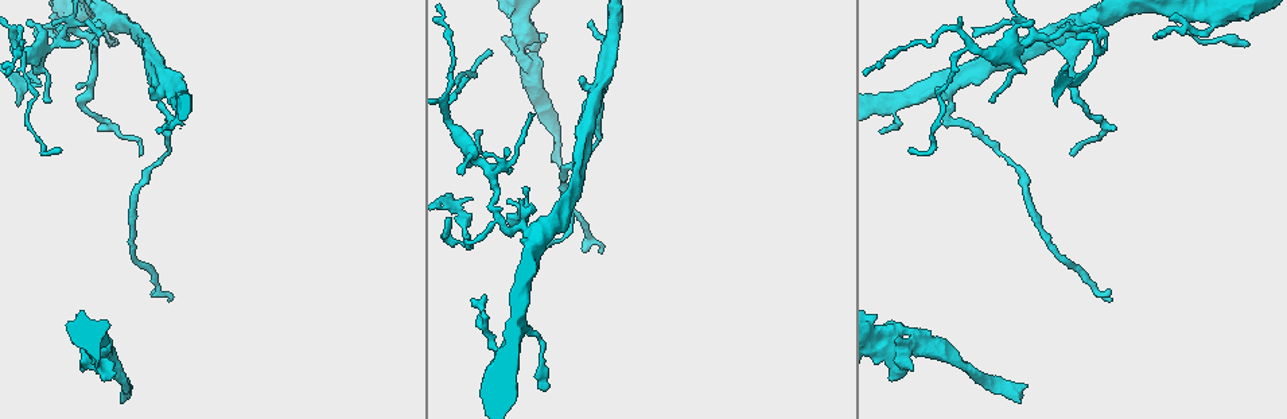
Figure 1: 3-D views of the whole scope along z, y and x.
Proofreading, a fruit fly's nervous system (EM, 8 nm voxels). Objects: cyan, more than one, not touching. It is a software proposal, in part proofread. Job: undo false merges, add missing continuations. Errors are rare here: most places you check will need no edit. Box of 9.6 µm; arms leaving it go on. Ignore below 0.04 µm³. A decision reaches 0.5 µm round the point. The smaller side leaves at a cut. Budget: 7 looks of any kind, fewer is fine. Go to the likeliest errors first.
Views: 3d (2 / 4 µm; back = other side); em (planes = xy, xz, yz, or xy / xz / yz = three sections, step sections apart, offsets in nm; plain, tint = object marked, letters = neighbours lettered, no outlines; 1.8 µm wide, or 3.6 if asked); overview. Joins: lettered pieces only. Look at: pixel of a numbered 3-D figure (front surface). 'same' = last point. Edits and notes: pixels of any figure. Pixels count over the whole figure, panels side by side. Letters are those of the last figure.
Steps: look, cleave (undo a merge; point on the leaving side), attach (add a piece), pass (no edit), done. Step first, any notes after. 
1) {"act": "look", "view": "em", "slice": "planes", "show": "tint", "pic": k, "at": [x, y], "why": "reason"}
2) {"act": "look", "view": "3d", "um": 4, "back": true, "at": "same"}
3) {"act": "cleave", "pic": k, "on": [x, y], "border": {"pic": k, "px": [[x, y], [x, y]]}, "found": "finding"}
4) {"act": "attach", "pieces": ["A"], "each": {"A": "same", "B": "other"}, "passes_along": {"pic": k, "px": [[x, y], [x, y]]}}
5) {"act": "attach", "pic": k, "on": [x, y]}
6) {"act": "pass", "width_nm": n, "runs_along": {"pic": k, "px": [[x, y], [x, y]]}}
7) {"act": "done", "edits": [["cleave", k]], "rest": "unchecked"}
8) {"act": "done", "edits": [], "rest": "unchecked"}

{"act": "look", "view": "em", "slice": "xy", "step": 16, "show": "letters", "pic": 1, "at": [557, 165], "why": "end of a long branch"}

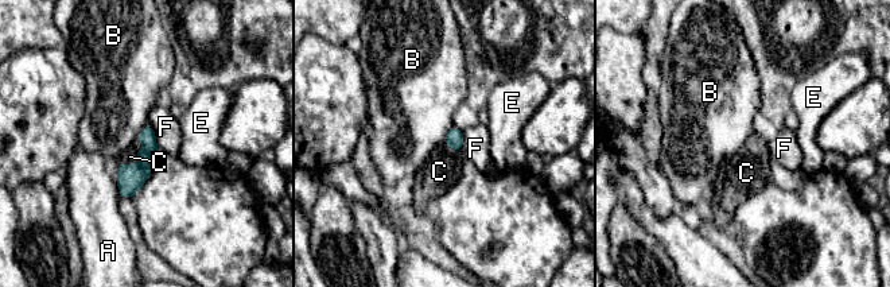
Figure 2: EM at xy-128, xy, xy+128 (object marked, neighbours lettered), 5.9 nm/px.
{"act": "look", "view": "em", "slice": "planes", "show": "letters", "at": "same"}

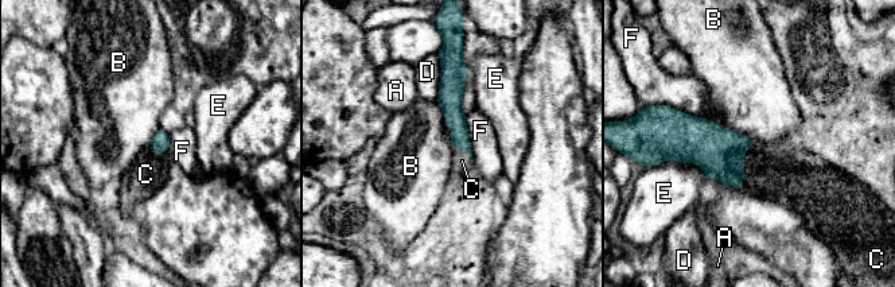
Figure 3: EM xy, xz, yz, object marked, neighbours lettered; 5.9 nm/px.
{"act": "attach", "pieces": ["C"], "each": {"A": "other", "B": "other", "C": "same", "D": "other", "E": "other", "F": "other"}, "passes_along": {"pic": 3, "px": [[707, 144], [743, 163], [777, 171]]}, "found": "the neuron continues"}

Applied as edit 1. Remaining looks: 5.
{"act": "look", "view": "overview", "why": "redraw"}

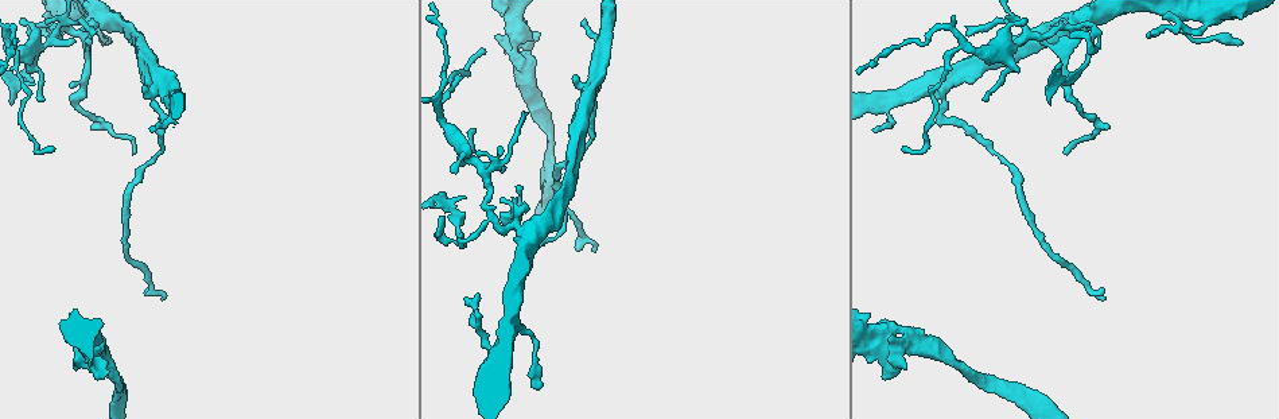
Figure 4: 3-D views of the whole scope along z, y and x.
{"act": "look", "view": "em", "slice": "xy", "step": 16, "show": "letters", "pic": 4, "at": [896, 347], "why": "sharp bend"}

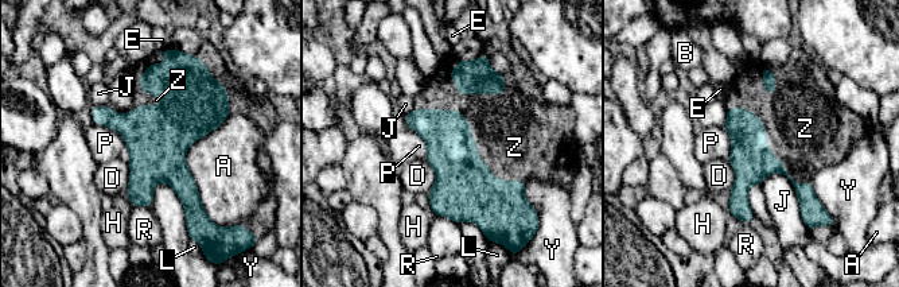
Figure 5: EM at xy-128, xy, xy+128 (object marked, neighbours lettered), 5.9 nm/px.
{"act": "attach", "pieces": ["Z"], "width_nm": 240, "each": {"A": "other", "B": "other", "D": "other", "E": "other", "H": "other", "J": "other", "L": "other", "P": "other", "R": "other", "Y": "other", "Z": "same"}, "passes_along": {"pic": 5, "px": [[460, 175], [470, 135], [510, 140]]}, "found": "the neuron continues"}

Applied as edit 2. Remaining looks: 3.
{"act": "done", "edits": [["attach", 3], ["attach", 5]], "rest": "unchecked"}

